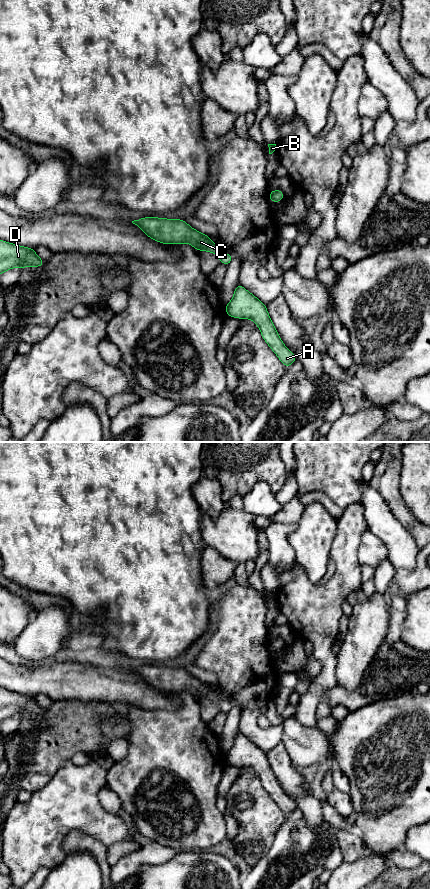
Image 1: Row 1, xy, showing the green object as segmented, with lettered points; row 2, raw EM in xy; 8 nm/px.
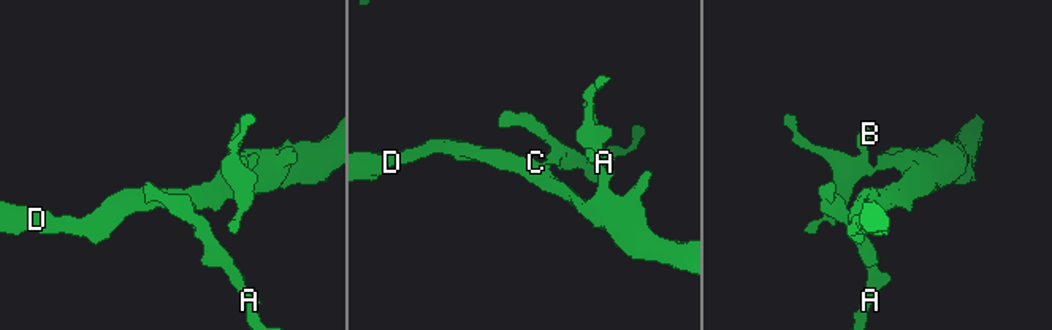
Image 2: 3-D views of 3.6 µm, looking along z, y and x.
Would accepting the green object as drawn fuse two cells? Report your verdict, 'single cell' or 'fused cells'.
single cell

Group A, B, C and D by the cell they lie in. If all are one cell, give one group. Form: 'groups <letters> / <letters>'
groups A B C D

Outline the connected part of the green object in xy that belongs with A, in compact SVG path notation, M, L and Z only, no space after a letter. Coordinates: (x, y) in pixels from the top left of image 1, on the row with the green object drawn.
M240 283L235 288L233 298L225 306L225 312L227 316L233 318L253 320L259 327L263 339L280 359L285 369L298 360L297 356L287 349L280 339L267 312L266 304L247 291Z

